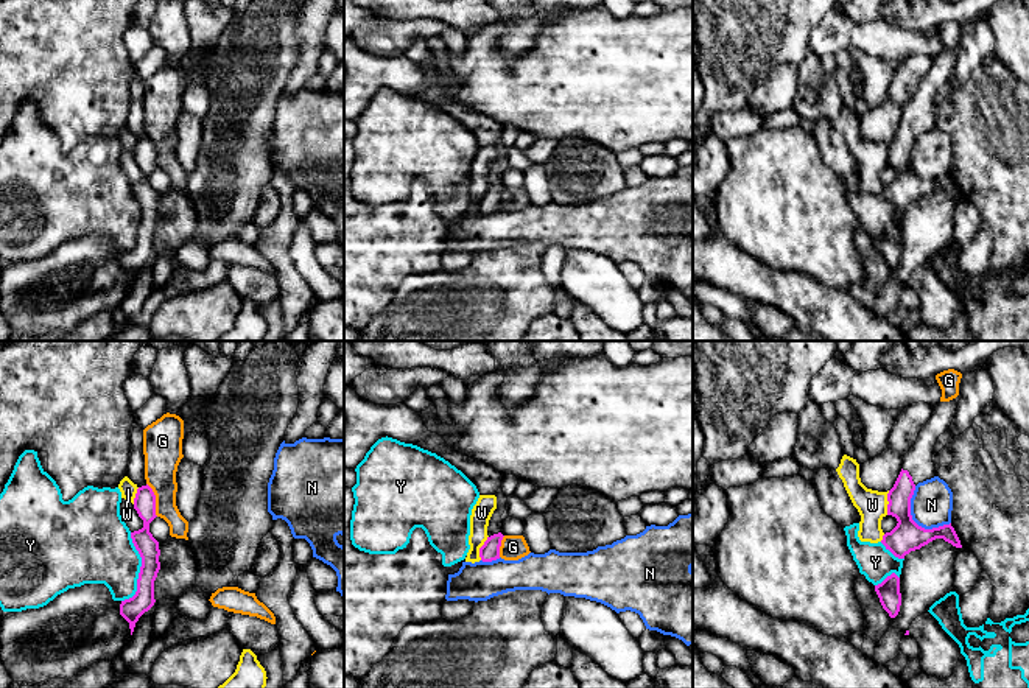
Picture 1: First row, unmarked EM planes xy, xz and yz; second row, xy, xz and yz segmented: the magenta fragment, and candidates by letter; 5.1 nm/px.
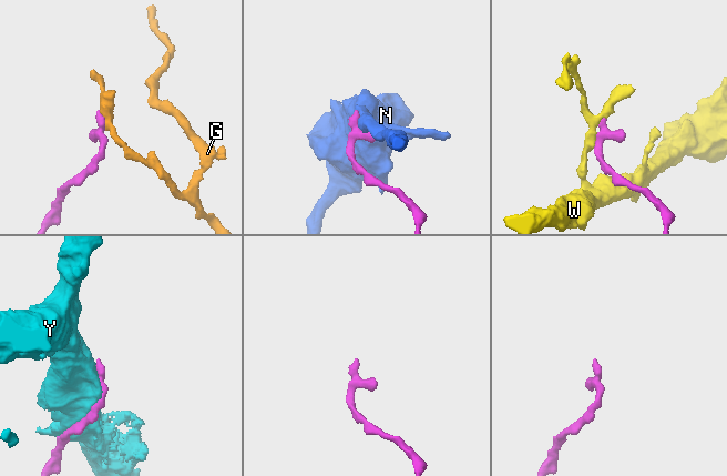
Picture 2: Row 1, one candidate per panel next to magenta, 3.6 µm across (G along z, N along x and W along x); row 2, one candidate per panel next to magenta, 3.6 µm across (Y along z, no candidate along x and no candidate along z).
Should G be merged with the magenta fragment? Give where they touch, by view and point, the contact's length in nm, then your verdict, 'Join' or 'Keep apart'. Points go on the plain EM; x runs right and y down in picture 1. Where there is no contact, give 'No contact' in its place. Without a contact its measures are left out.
Touches magenta at xy (154, 151). Shared border 190 nm. Keep apart

